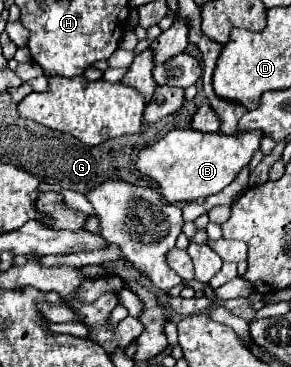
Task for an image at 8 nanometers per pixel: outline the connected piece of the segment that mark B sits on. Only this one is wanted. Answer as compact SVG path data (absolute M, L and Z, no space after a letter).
M171 130L161 140L141 150L135 166L141 174L147 174L161 186L161 194L167 202L195 202L217 194L231 184L261 148L261 140L263 132L239 132L225 136L221 132Z

